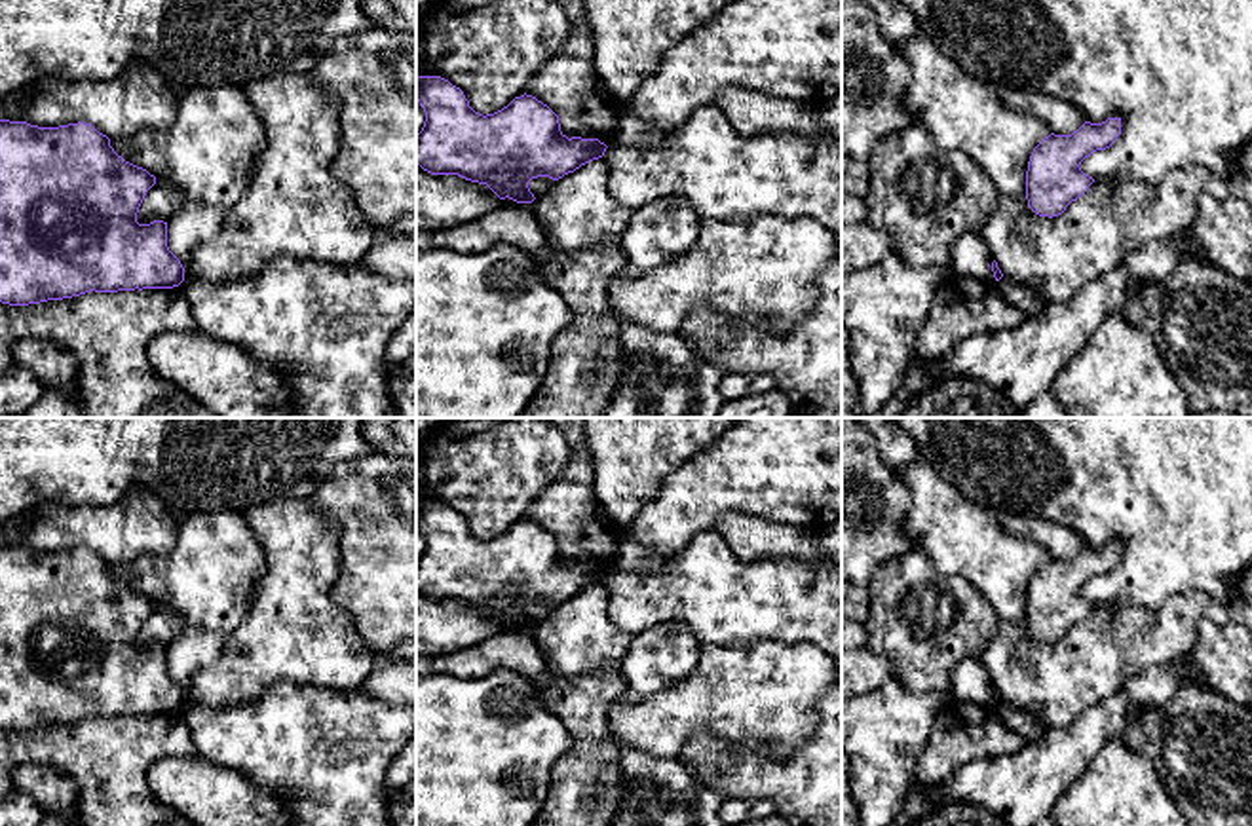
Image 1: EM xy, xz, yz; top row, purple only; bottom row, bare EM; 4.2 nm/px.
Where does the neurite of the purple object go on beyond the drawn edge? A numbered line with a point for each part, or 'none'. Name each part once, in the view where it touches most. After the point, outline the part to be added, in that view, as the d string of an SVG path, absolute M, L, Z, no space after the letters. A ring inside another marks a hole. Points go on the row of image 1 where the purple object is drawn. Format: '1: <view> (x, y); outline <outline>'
none

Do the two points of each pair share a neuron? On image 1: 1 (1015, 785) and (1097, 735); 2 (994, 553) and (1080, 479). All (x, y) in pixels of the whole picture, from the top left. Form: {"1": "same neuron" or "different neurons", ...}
{"1": "same neuron", "2": "different neurons"}

